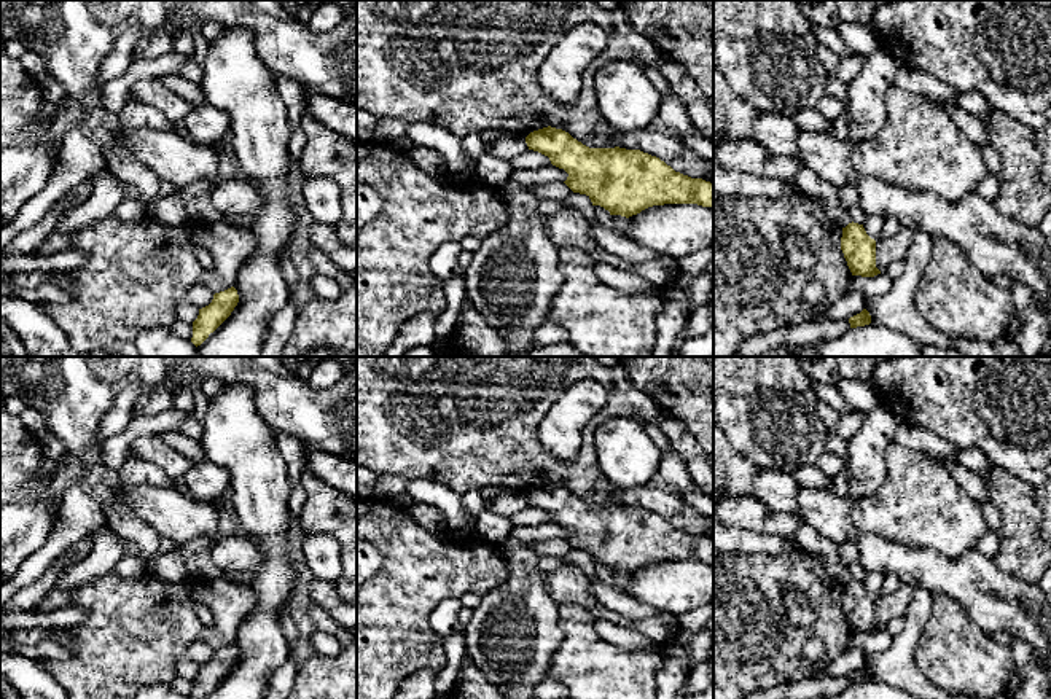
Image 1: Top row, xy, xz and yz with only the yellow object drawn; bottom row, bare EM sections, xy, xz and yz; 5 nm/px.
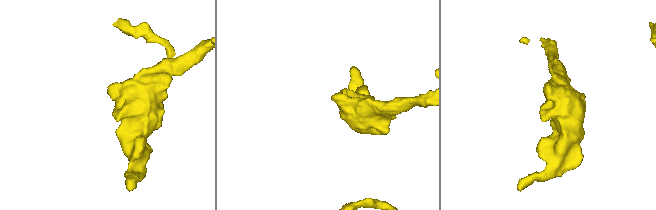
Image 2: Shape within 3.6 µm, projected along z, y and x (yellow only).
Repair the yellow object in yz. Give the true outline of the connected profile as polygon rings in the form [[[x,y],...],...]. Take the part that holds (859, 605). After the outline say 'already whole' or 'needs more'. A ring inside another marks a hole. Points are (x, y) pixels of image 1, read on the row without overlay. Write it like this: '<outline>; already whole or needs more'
[[[852,578],[842,584],[841,607],[852,632],[874,634],[881,631],[876,624],[876,597],[866,591],[863,581]]]; already whole

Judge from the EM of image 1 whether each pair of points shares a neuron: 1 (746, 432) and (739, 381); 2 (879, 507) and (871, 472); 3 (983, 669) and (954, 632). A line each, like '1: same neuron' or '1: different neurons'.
1: different neurons
2: different neurons
3: same neuron

